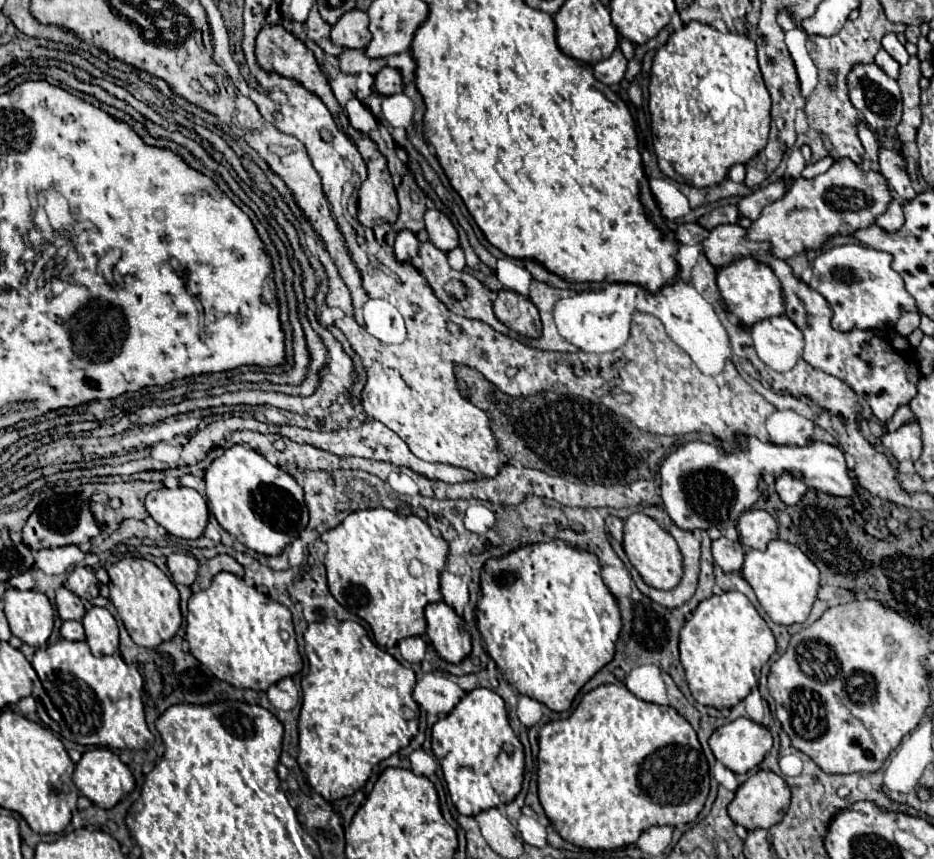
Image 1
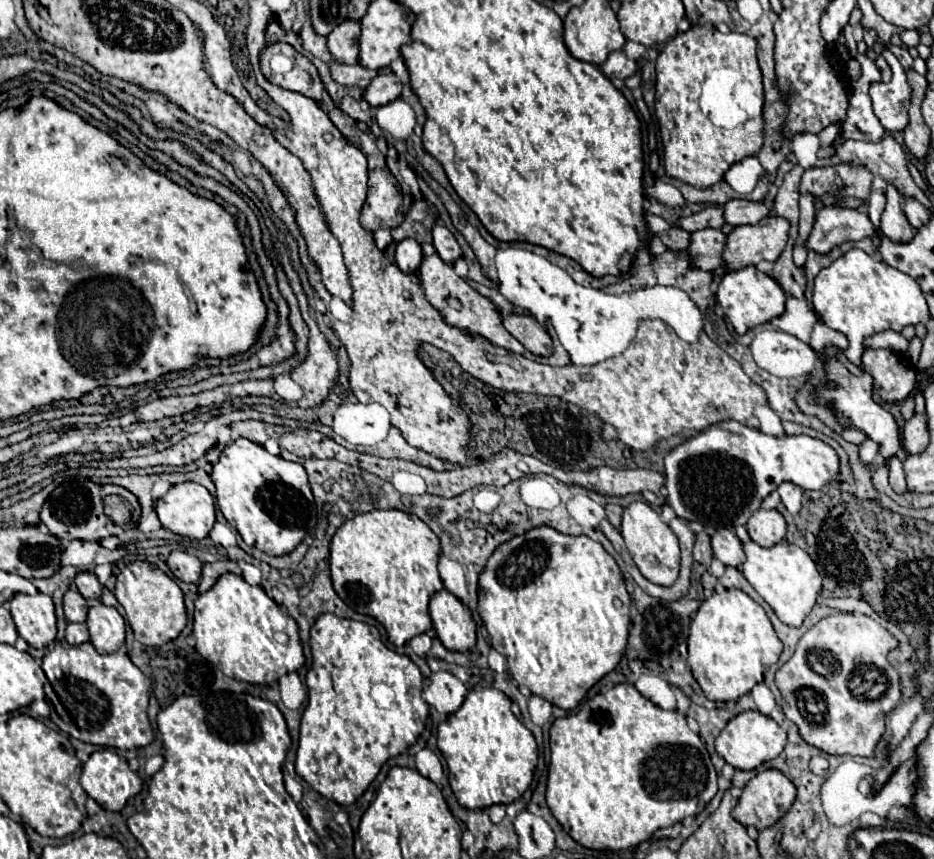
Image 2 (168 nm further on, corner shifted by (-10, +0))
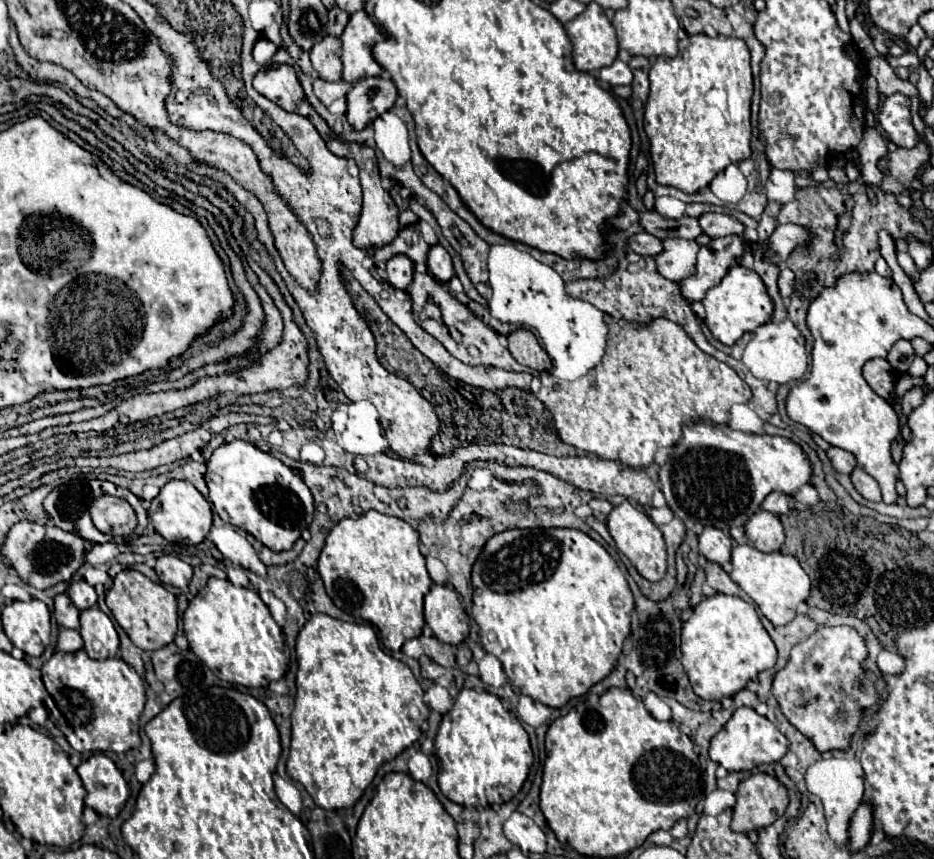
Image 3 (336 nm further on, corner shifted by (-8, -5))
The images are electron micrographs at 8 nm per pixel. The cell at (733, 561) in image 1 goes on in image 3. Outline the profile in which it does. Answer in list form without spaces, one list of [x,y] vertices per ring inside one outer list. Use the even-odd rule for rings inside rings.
[[[706,526],[704,532],[698,536],[698,540],[700,540],[700,552],[710,562],[724,566],[732,560],[732,538],[728,532]]]

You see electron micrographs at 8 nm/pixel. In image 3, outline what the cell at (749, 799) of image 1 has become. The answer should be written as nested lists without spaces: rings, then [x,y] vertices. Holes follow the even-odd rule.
[[[752,774],[740,782],[732,816],[734,832],[762,830],[774,824],[788,808],[786,788],[768,774]]]

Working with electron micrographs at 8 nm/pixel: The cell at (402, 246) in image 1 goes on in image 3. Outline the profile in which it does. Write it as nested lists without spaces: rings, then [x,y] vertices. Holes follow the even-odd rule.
[[[396,254],[388,260],[386,266],[386,280],[400,290],[406,290],[412,284],[412,276],[414,276],[414,264],[408,256],[404,254]]]

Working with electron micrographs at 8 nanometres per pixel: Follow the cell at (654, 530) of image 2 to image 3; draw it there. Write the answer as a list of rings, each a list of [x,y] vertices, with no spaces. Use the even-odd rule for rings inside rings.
[[[622,502],[610,512],[606,526],[618,550],[630,560],[630,564],[640,572],[640,576],[644,576],[650,582],[658,582],[662,580],[662,576],[666,576],[666,566],[668,566],[666,542],[662,540],[662,532],[658,530],[658,526],[644,512],[636,510],[630,502]]]

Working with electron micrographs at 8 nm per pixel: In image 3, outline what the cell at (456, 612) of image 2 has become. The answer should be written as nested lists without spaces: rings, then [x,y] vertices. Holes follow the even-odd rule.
[[[434,584],[424,596],[424,618],[434,636],[450,646],[460,646],[468,638],[468,614],[450,586]]]

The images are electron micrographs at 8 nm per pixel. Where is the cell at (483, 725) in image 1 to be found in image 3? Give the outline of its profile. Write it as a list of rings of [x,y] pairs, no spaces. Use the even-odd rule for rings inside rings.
[[[462,690],[436,734],[442,794],[460,806],[494,806],[510,802],[528,778],[534,754],[520,720],[490,692]]]

